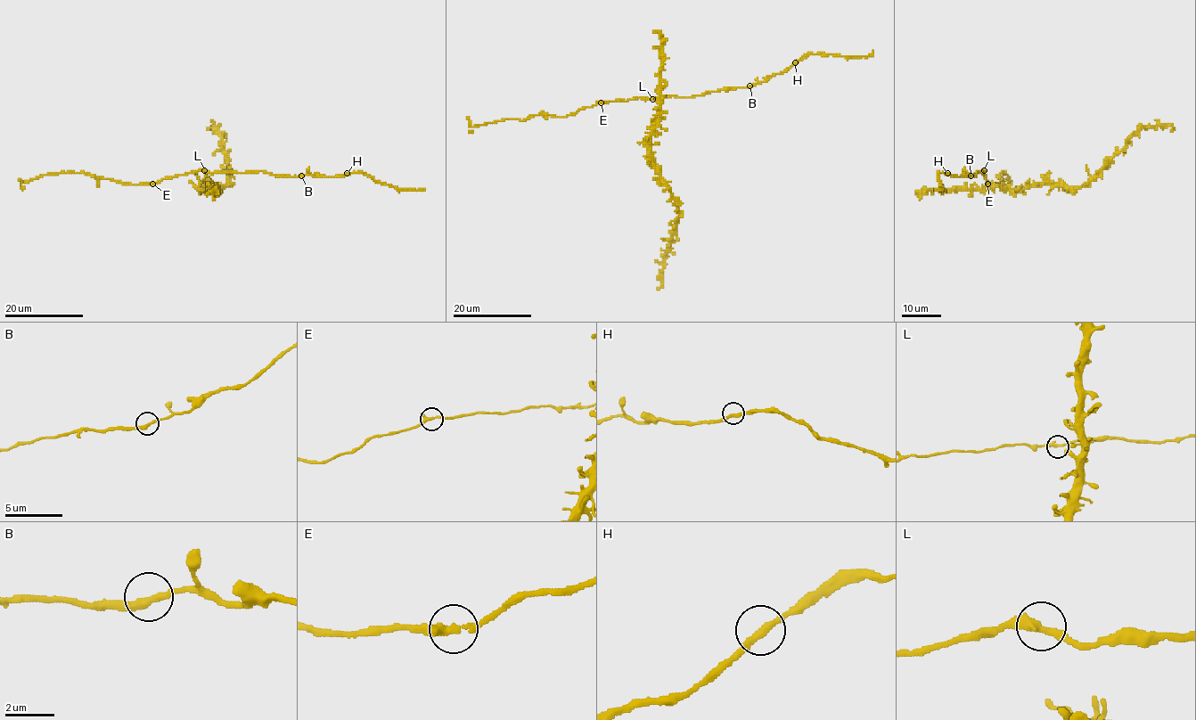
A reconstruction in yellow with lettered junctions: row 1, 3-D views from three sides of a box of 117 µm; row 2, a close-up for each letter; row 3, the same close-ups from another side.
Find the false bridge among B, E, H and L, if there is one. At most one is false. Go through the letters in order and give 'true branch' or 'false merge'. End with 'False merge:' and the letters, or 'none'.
B: true branch
E: true branch
H: true branch
L: true branch
False merge: none

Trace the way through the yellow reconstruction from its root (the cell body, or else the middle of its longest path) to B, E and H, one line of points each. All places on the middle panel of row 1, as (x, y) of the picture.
B: (660, 97), (695, 97), (727, 88), (749, 85)
E: (660, 97), (601, 102)
H: (660, 97), (695, 97), (727, 88), (749, 88), (772, 75), (785, 72), (795, 62)

